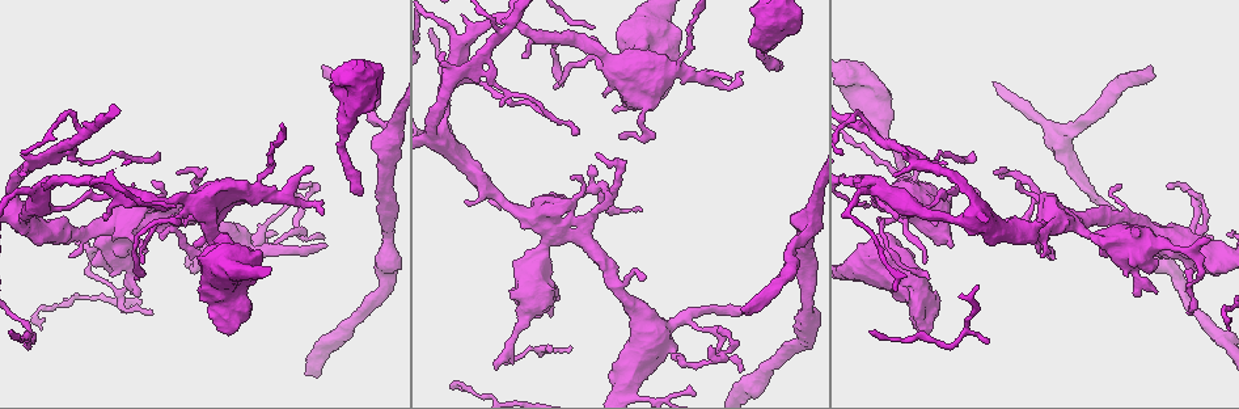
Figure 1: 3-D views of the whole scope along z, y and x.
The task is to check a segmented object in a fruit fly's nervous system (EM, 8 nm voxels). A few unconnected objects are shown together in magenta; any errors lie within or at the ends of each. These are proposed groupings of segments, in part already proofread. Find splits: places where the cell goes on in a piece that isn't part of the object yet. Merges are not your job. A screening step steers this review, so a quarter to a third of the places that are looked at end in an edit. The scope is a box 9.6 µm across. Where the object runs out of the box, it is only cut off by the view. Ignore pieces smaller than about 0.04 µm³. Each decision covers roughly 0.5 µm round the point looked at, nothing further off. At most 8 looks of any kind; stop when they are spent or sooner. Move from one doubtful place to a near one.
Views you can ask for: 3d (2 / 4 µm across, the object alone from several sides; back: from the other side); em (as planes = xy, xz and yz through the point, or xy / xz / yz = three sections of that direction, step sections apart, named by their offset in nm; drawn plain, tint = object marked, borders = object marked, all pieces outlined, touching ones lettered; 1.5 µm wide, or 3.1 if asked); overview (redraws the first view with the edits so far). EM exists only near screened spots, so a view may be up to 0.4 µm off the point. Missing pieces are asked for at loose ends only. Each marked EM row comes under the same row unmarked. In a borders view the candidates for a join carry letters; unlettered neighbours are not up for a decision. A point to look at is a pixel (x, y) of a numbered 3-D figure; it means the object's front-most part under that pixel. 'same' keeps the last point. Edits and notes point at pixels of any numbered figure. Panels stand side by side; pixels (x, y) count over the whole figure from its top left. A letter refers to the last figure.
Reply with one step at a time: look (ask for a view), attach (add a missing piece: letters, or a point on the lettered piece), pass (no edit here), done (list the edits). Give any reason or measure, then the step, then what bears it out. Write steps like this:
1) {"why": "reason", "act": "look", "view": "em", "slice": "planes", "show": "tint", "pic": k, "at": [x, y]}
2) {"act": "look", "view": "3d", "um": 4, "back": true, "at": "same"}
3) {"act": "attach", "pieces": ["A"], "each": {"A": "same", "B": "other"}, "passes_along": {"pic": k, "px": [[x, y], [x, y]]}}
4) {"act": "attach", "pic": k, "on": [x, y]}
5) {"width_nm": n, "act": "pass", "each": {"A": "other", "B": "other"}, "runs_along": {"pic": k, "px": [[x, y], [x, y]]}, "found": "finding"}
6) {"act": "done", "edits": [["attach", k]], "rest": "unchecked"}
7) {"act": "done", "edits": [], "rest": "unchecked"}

{"why": "branch stops here", "act": "look", "view": "3d", "um": 4, "pic": 1, "at": [324, 244]}

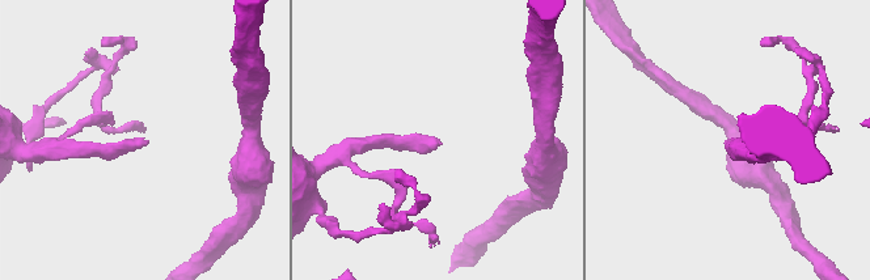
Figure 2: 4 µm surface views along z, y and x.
{"why": "shape alone is not enough", "act": "look", "view": "em", "slice": "xy", "step": 4, "show": "tint", "pic": 2, "at": [439, 142]}

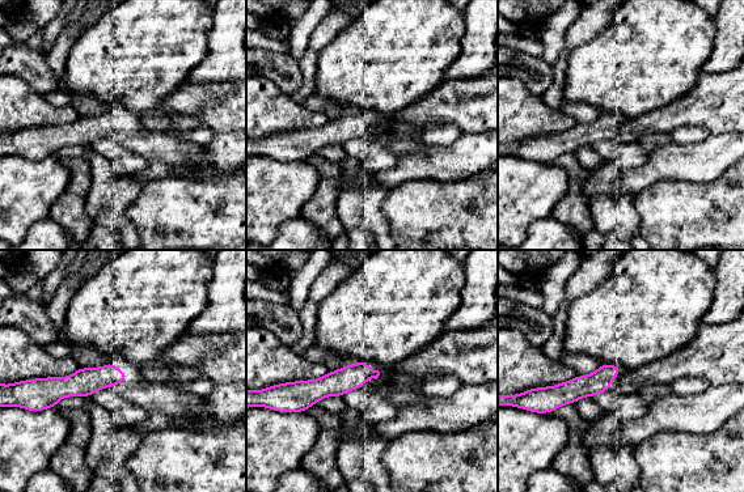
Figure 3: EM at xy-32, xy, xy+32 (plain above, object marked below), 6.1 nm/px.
{"act": "look", "view": "em", "slice": "planes", "show": "borders", "at": "same"}

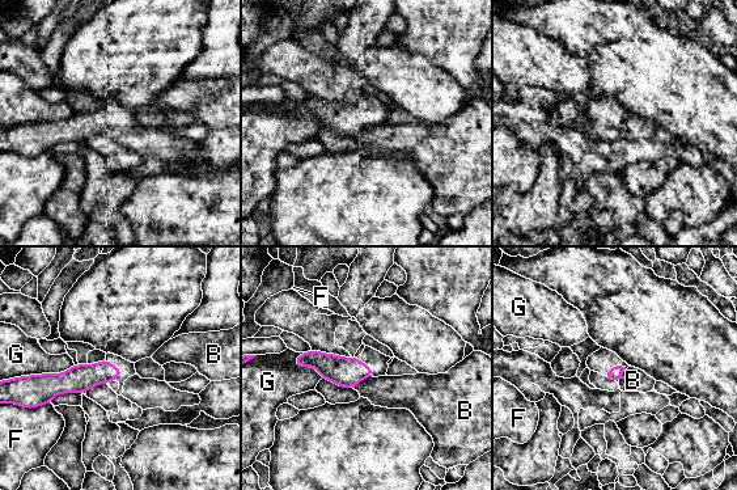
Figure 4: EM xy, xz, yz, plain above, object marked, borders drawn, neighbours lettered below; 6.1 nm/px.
{"act": "attach", "pieces": ["B"], "each": {"B": "same", "F": "other", "G": "other"}, "found": "it goes on there"}

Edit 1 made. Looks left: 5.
{"why": "free end", "act": "look", "view": "3d", "um": 4, "pic": 1, "at": [1151, 67]}

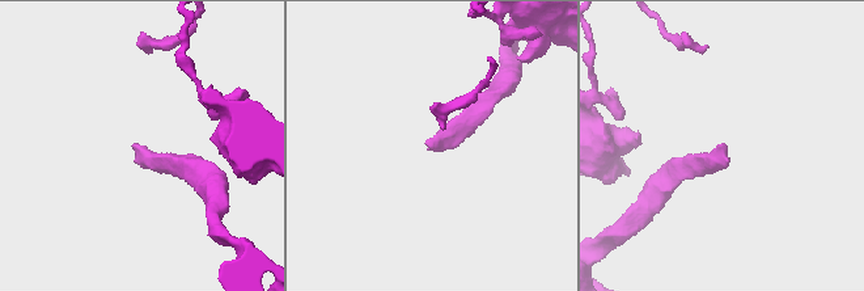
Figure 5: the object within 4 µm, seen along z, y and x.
{"why": "need the tissue", "act": "look", "view": "em", "slice": "yz", "step": 4, "show": "borders", "pic": 5, "at": [135, 144]}

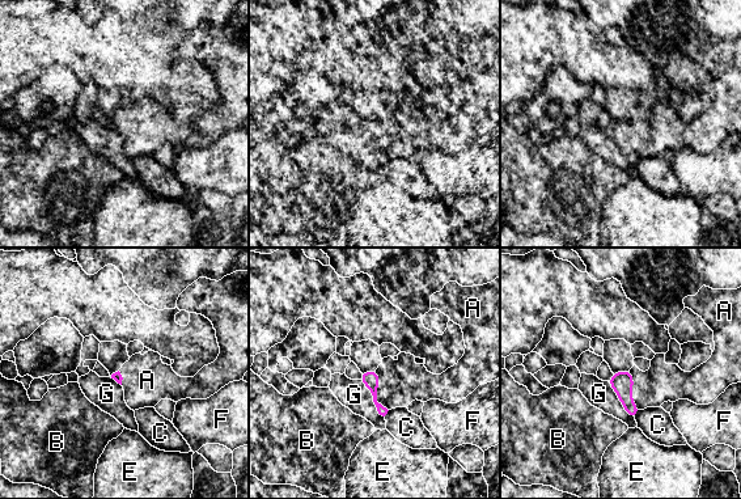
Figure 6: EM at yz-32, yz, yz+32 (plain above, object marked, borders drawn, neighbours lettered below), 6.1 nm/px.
{"longest_contact_nm": ["G", 300], "act": "attach", "pieces": ["A"], "each": {"A": "same", "B": "other", "C": "other", "E": "other", "F": "other", "G": "other"}, "found": "the cell continues"}

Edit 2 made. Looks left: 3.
{"why": "stops while still wide", "act": "look", "view": "em", "slice": "yz", "step": 4, "show": "borders", "pic": 1, "at": [680, 31]}

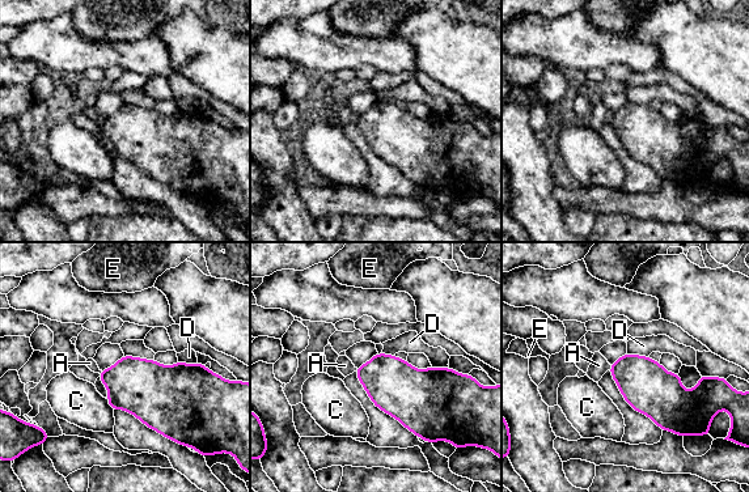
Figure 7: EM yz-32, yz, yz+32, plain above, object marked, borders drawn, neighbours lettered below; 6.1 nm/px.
{"why": "cut it another way", "act": "look", "view": "em", "slice": "planes", "show": "borders", "at": "same"}

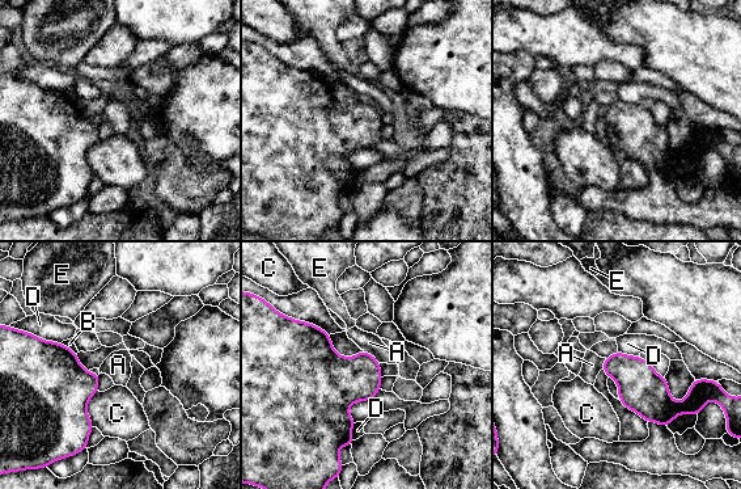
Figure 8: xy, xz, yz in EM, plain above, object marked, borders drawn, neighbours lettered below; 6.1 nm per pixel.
{"act": "pass", "each": {"A": "other", "B": "other", "C": "other", "D": "other", "E": "other"}, "border": {"pic": 8, "px": [[39, 337], [60, 342]]}, "found": "none of them fits"}

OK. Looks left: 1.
{"act": "done", "edits": [["attach", 4], ["attach", 6]], "rest": "unchecked"}

